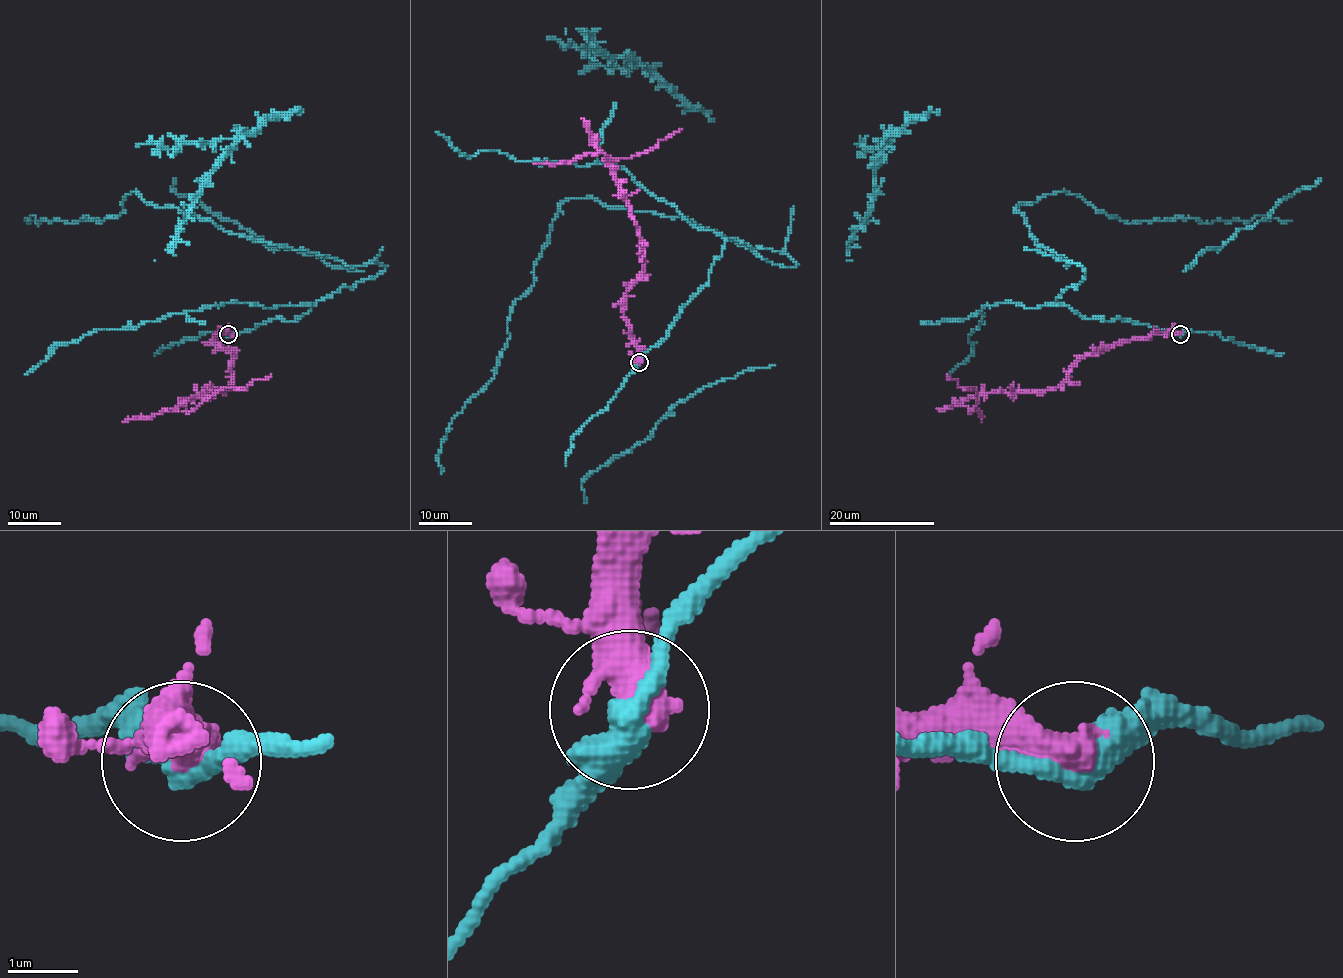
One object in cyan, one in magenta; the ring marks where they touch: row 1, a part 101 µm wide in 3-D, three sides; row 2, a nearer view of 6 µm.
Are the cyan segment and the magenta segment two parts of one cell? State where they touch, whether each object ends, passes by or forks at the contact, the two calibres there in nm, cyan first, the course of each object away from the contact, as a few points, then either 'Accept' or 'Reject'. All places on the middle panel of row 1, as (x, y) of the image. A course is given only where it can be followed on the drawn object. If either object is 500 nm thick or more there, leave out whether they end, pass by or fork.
Place: (639, 362). At the ring cyan passes by. At the ring magenta passes by. Thickness 420 nm (cyan) against 440 nm. Course of cyan: (639, 362), (729, 237), (796, 264), (687, 217), (569, 197), (512, 309), (496, 372), (441, 442), (441, 473). Course of magenta: (639, 362), (624, 301), (644, 264), (643, 241), (612, 159), (599, 152), (558, 164), (533, 163). Reject

